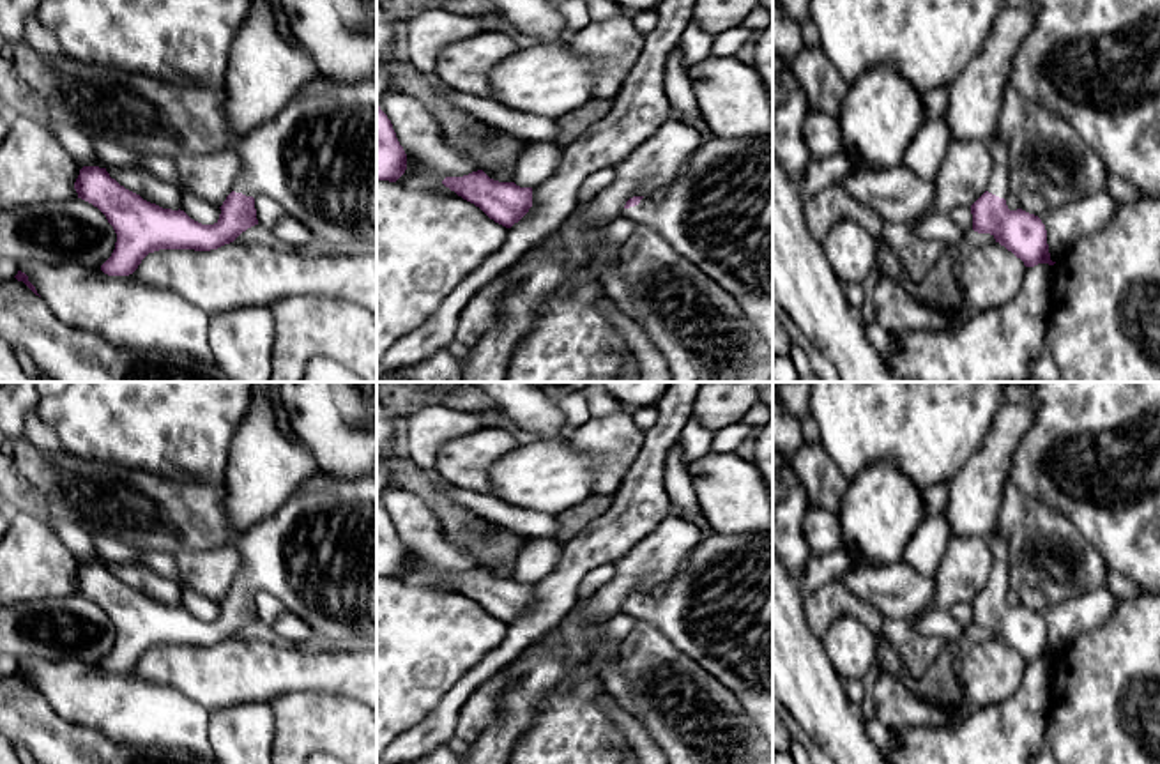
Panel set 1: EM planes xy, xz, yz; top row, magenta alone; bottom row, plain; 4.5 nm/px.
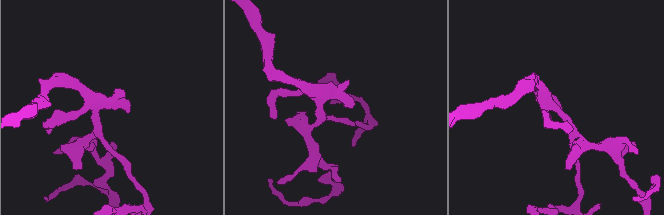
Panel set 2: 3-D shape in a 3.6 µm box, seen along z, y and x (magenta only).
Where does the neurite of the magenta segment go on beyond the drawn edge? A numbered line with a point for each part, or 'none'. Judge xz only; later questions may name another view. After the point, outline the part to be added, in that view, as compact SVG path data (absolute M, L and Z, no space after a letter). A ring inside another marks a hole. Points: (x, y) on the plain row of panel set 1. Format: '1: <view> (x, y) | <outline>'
1: xz (718, 611) | M773 531L711 532L690 552L688 566L667 584L661 598L642 594L638 601L624 605L622 612L656 626L677 649L729 688L773 746Z

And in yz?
1: yz (999, 577) | M994 532L988 538L988 548L990 548L990 555L994 559L994 566L992 566L992 571L988 575L987 587L999 592L999 594L1006 594L1011 589L1008 541L1004 536Z

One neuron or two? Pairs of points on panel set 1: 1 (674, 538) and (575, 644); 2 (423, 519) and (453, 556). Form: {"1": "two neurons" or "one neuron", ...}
{"1": "one neuron", "2": "one neuron"}

